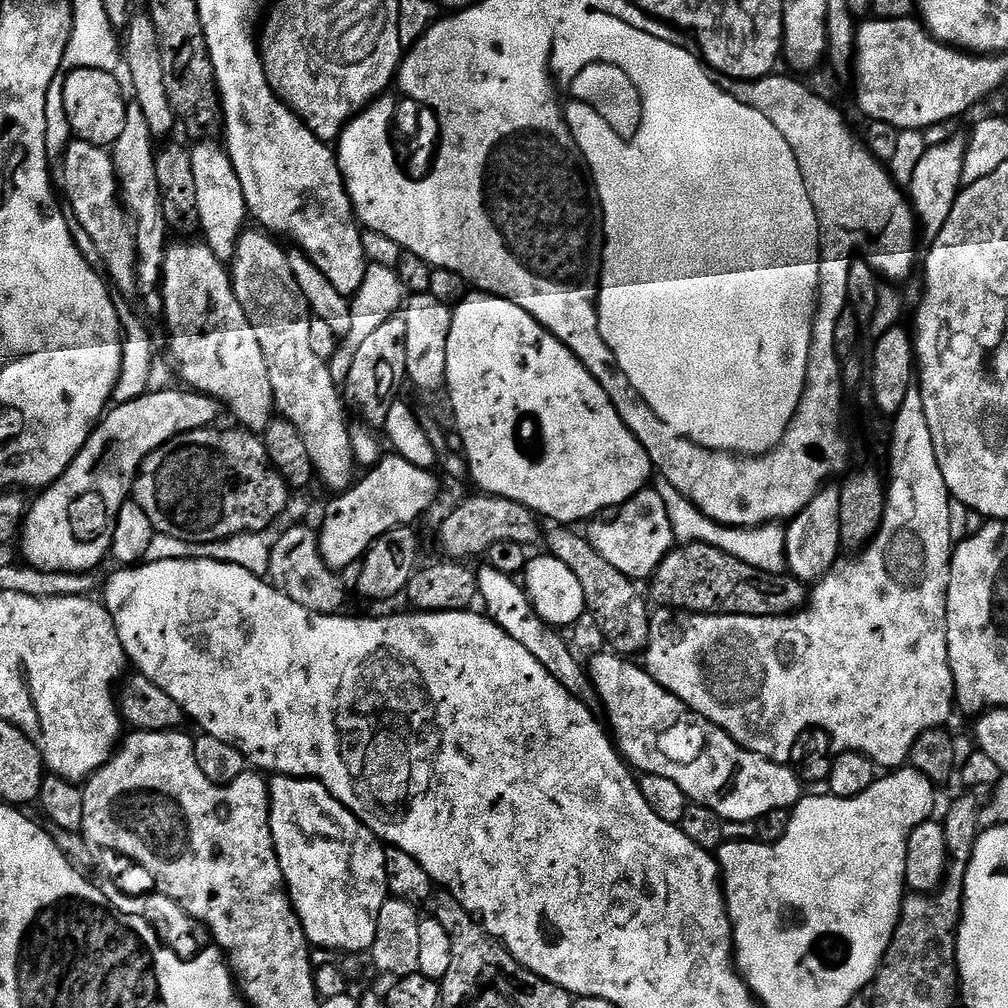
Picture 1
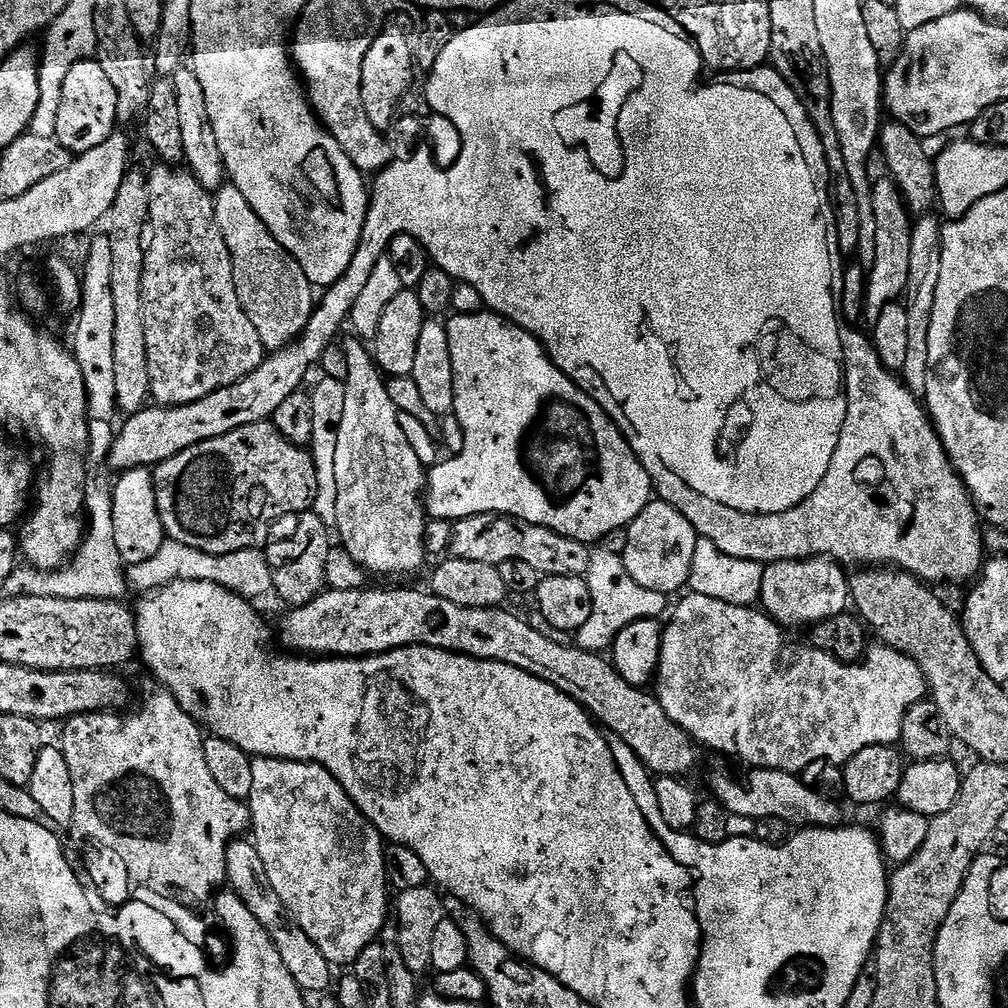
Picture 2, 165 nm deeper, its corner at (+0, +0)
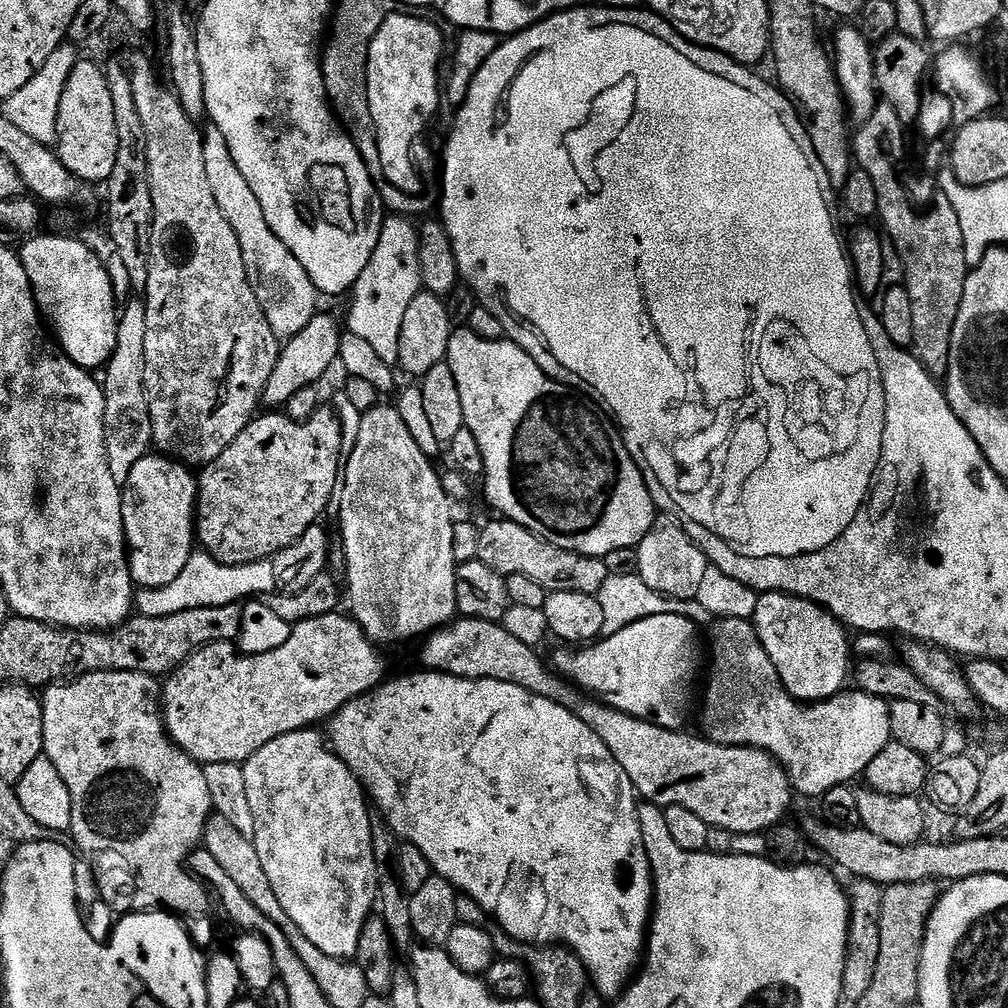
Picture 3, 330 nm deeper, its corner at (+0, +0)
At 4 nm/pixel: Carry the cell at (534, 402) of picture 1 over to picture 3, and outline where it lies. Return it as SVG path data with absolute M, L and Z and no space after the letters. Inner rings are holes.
M467 326L457 327L452 333L448 343L448 355L446 363L453 371L454 379L458 384L459 397L462 398L462 414L466 427L474 434L481 454L484 455L484 496L497 508L499 515L505 520L513 520L526 530L538 534L543 540L550 540L554 546L562 550L577 552L583 556L598 556L603 558L614 550L623 548L636 548L646 538L652 525L658 519L658 506L652 501L652 495L648 484L644 481L644 473L634 462L630 450L624 444L620 436L620 430L610 419L609 413L604 410L595 412L588 404L572 404L572 392L564 384L551 380L546 373L540 369L540 364L524 348L519 348L511 338L502 340L487 340L478 334L474 334Z

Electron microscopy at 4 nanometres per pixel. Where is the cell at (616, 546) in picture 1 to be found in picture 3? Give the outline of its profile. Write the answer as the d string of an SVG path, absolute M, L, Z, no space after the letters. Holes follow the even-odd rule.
M668 514L661 515L646 534L646 538L642 538L636 552L636 572L651 590L685 602L692 602L696 595L696 599L701 595L708 580L708 558L700 545L684 531L684 525L679 520Z

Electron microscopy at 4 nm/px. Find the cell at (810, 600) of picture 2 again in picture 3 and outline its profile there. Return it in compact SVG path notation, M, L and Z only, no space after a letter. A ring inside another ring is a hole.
M765 592L757 599L754 623L766 654L780 674L780 681L798 702L830 700L845 691L848 676L850 680L850 636L848 640L845 625L828 609L788 592Z

